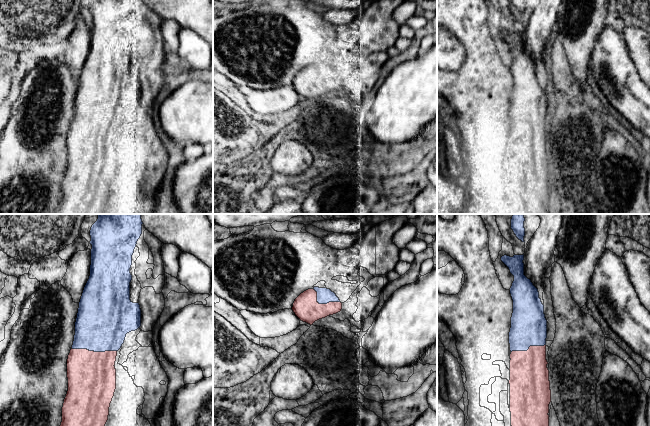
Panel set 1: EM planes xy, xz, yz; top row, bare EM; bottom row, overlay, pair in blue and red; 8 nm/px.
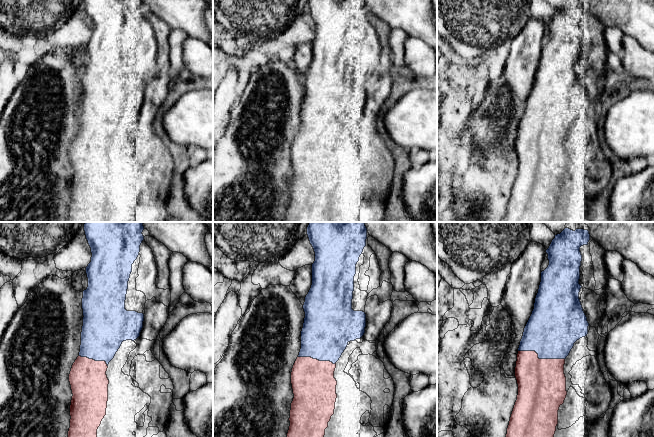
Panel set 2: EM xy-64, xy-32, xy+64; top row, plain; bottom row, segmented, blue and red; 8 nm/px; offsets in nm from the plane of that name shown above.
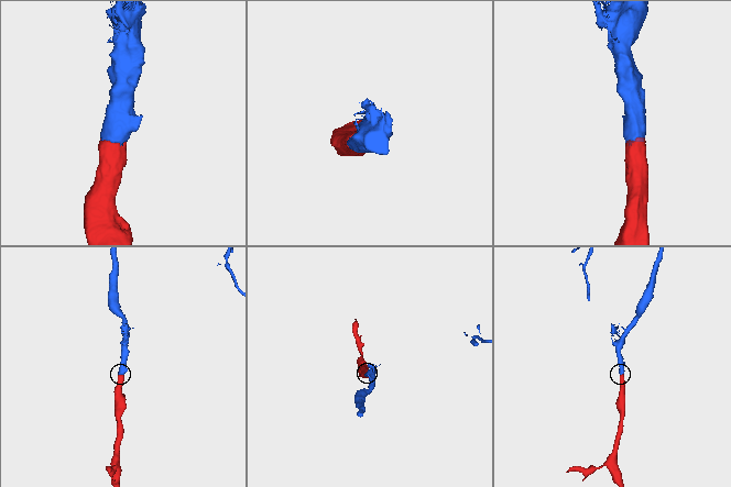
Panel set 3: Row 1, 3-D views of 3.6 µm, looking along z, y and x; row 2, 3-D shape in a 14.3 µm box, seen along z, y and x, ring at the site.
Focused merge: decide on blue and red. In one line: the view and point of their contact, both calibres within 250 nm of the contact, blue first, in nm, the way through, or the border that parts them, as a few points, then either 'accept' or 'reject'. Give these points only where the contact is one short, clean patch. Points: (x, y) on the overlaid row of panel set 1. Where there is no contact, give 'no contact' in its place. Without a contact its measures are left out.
xy (94, 351) | 420/380 nm | across xy (102, 322), (102, 330), (94, 351), (91, 359), (91, 375) | accept

